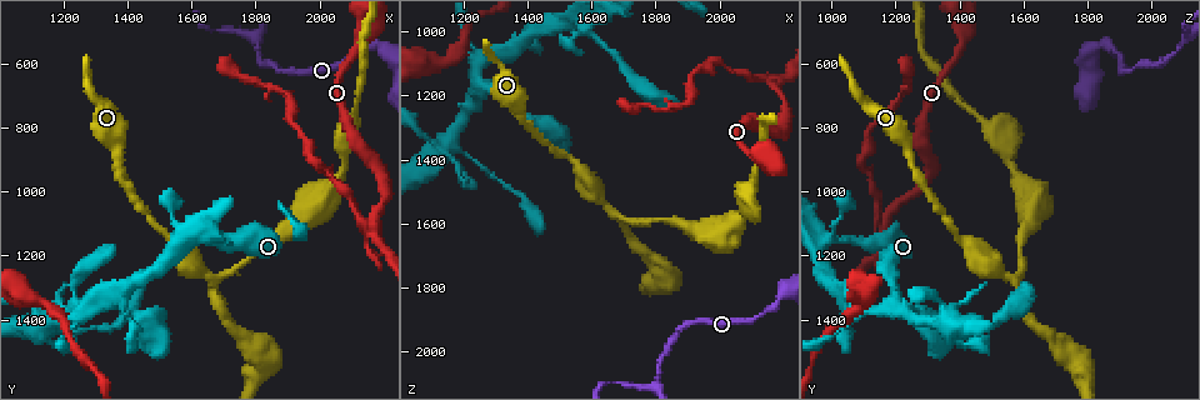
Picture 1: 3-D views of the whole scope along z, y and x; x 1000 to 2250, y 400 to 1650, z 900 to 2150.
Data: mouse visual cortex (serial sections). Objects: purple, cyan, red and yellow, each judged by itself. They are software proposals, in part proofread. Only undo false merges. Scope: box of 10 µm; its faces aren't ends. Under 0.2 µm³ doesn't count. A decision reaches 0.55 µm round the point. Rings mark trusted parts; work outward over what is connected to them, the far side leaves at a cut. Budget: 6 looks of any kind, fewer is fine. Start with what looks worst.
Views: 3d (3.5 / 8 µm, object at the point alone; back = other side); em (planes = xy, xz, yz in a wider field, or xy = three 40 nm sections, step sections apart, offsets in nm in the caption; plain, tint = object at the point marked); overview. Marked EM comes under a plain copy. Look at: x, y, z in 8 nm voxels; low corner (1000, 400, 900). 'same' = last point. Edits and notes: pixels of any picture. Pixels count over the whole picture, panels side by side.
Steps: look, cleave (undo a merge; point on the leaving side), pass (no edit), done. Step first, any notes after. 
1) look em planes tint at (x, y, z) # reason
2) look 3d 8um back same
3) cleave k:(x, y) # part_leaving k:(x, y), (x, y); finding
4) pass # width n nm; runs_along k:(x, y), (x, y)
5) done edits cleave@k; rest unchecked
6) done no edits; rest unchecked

look 3d 8um at (2180, 1090, 1170) # abrupt turn

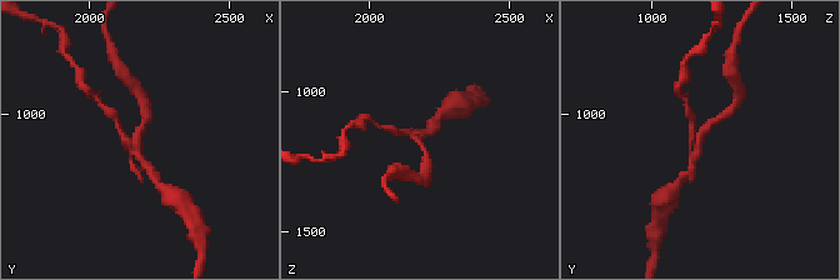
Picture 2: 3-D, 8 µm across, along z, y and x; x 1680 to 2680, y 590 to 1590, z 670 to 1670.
look 3d 3.5um same # zoom in

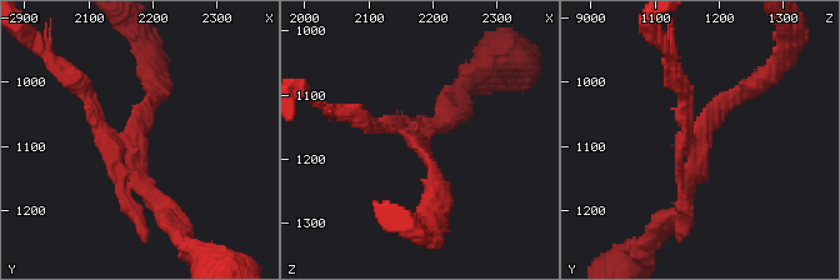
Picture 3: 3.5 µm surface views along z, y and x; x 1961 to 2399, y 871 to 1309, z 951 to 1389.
look em planes tint at (2175, 1080, 1175)

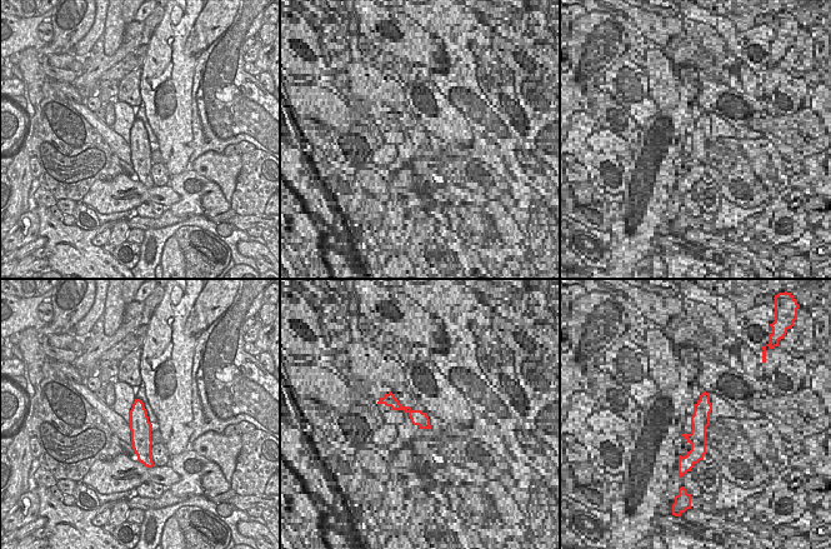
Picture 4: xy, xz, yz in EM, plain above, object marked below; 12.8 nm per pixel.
cleave 3:(89, 106) # a second cell is stuck on

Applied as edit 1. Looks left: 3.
look em xy step 3 tint at (1660, 1270, 1560) # arms part here

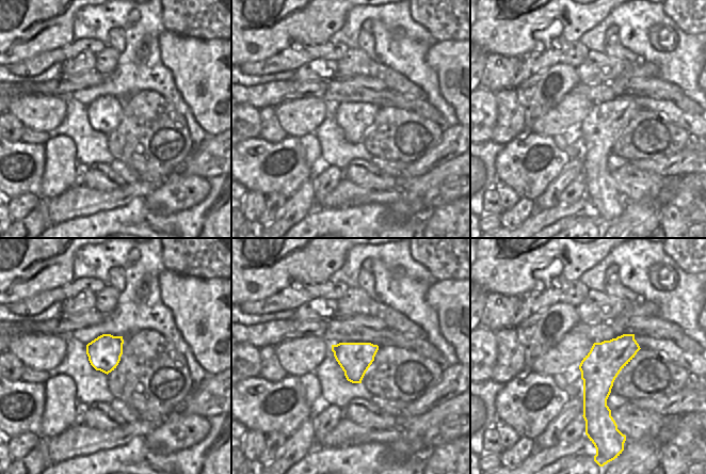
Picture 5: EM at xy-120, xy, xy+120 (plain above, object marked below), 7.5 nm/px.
look 3d 3.5um same # wider look

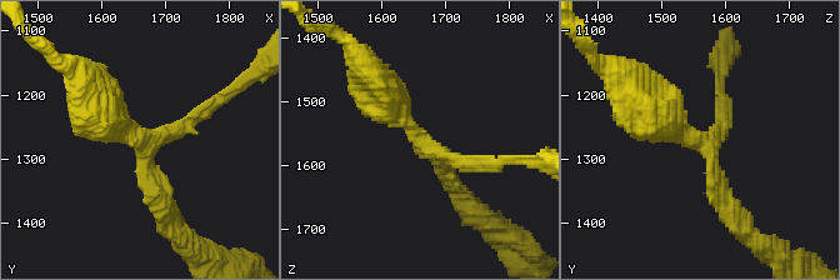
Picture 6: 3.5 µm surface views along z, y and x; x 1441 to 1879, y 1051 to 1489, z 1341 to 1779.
pass # arms 3; arm_widths 200, 200, 600 nm; runs_along 6:(375, 84), (429, 148), (490, 164); all the same cell

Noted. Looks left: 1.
done edits cleave@3; rest unchecked

